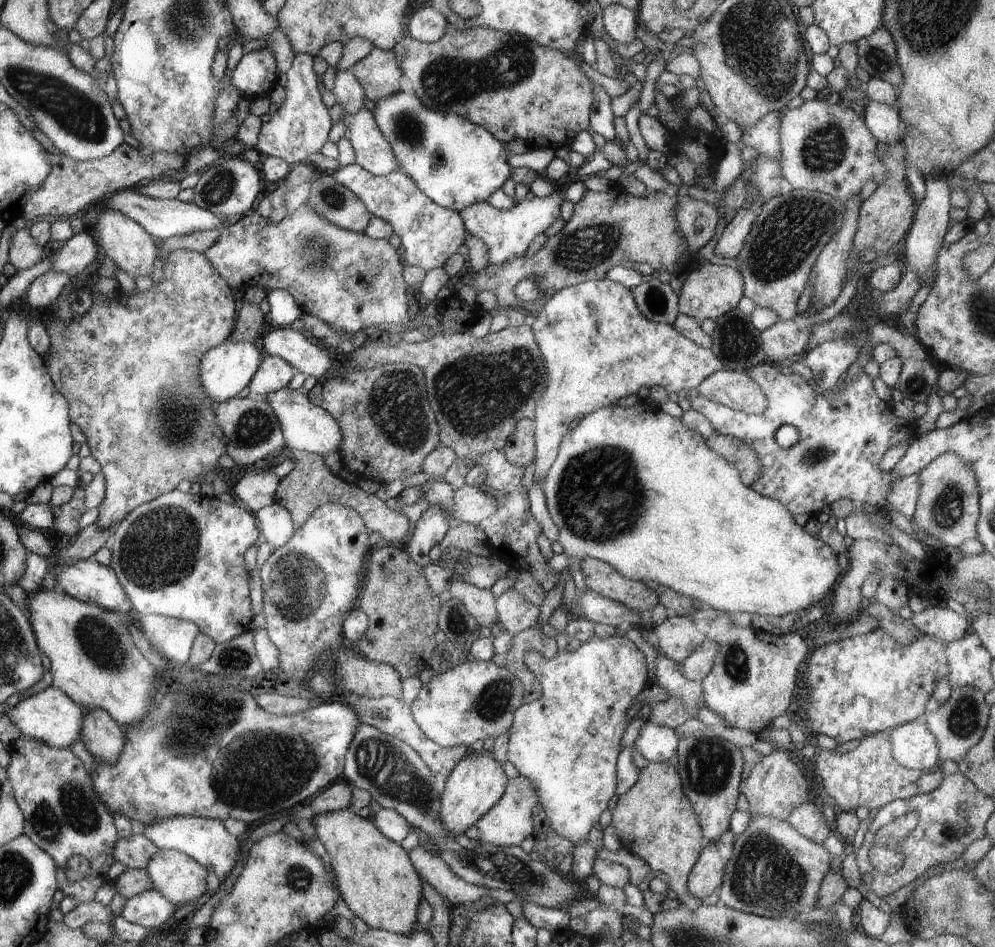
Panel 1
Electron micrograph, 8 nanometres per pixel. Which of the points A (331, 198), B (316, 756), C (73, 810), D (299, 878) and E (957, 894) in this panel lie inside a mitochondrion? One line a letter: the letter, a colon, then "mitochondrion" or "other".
A: mitochondrion
B: other
C: mitochondrion
D: mitochondrion
E: mitochondrion

